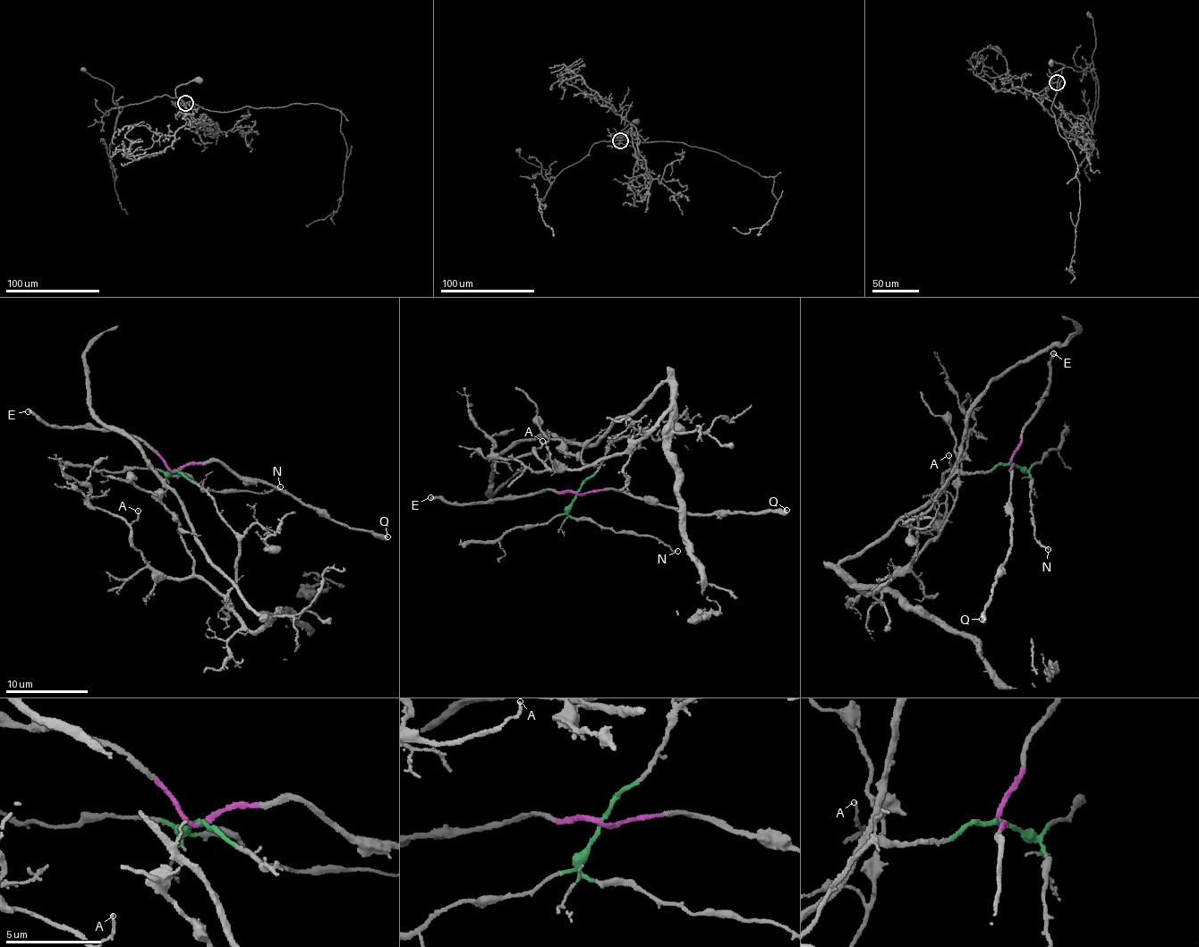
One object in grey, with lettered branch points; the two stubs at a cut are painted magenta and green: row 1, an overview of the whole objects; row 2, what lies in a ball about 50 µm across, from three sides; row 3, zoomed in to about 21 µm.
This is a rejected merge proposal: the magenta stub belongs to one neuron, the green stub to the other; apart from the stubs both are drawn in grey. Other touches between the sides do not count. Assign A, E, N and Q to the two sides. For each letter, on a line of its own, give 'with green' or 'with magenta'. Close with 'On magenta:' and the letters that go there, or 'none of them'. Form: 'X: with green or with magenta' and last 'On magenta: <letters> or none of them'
A: with green
E: with magenta
N: with green
Q: with magenta
On magenta: E, Q

